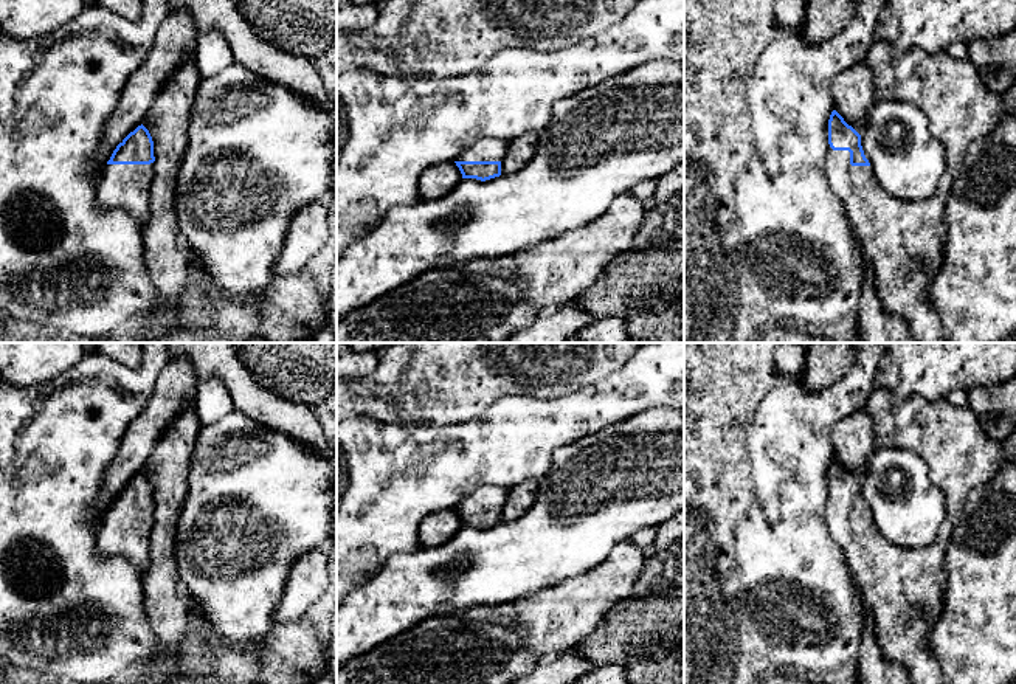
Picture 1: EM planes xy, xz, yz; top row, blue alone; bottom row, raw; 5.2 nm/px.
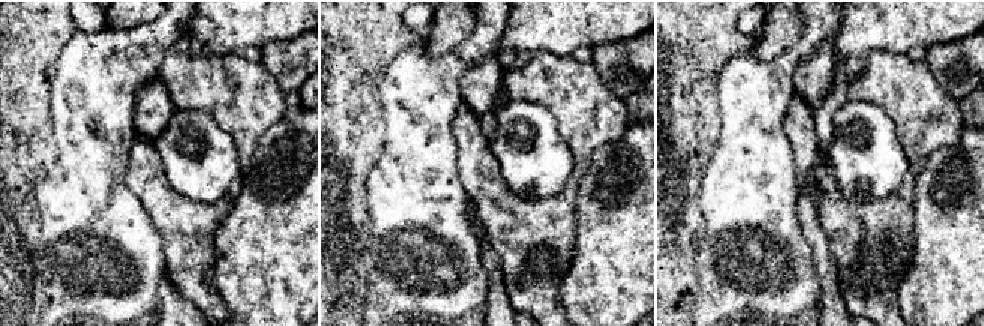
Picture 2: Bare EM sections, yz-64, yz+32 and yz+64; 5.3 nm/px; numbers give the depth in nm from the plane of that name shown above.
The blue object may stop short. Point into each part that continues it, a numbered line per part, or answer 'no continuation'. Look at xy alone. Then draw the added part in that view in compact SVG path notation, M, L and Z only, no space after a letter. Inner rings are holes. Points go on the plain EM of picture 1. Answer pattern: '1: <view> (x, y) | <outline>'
1: xy (121, 534) | M105 512L98 532L98 557L123 557L141 574L150 563L150 512Z

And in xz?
1: xz (487, 497) | M490 484L481 485L470 496L462 499L456 509L503 509L509 495L507 487Z

